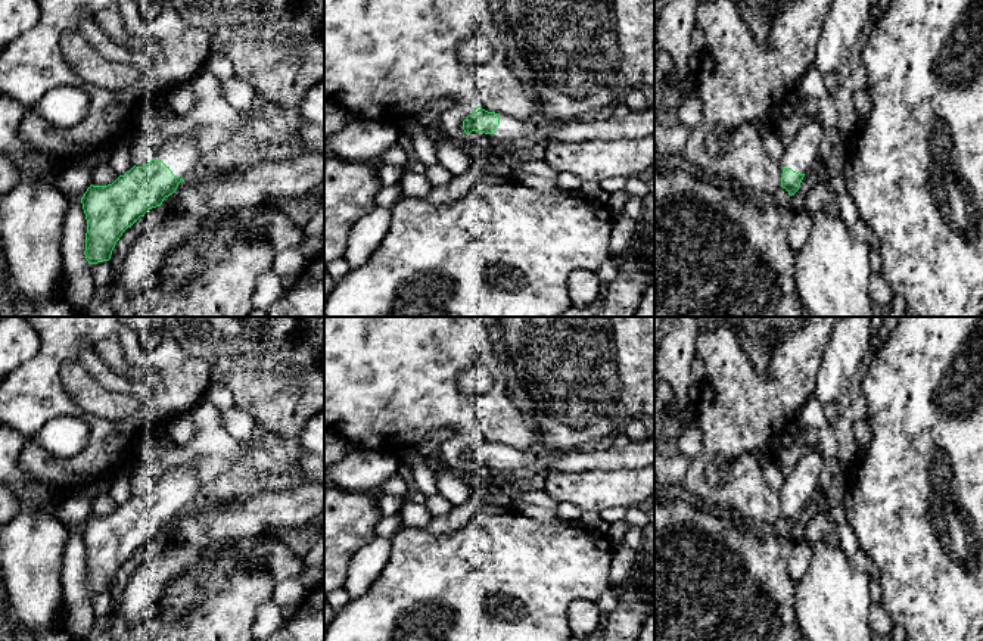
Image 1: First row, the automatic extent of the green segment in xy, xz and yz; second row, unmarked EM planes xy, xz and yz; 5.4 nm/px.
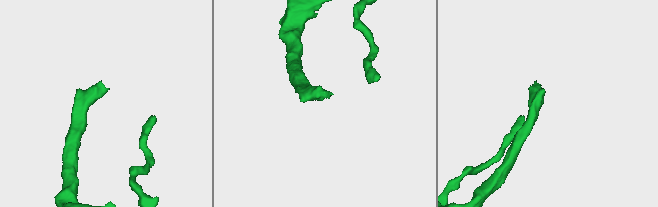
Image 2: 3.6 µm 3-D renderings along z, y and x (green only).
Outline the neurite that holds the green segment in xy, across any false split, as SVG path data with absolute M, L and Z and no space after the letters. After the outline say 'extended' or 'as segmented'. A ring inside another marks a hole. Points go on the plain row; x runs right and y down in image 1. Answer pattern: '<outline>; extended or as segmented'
M187 463L169 470L150 492L134 495L112 514L91 514L81 528L87 550L84 585L88 594L109 591L122 563L149 539L161 536L202 495L197 466Z; extended

